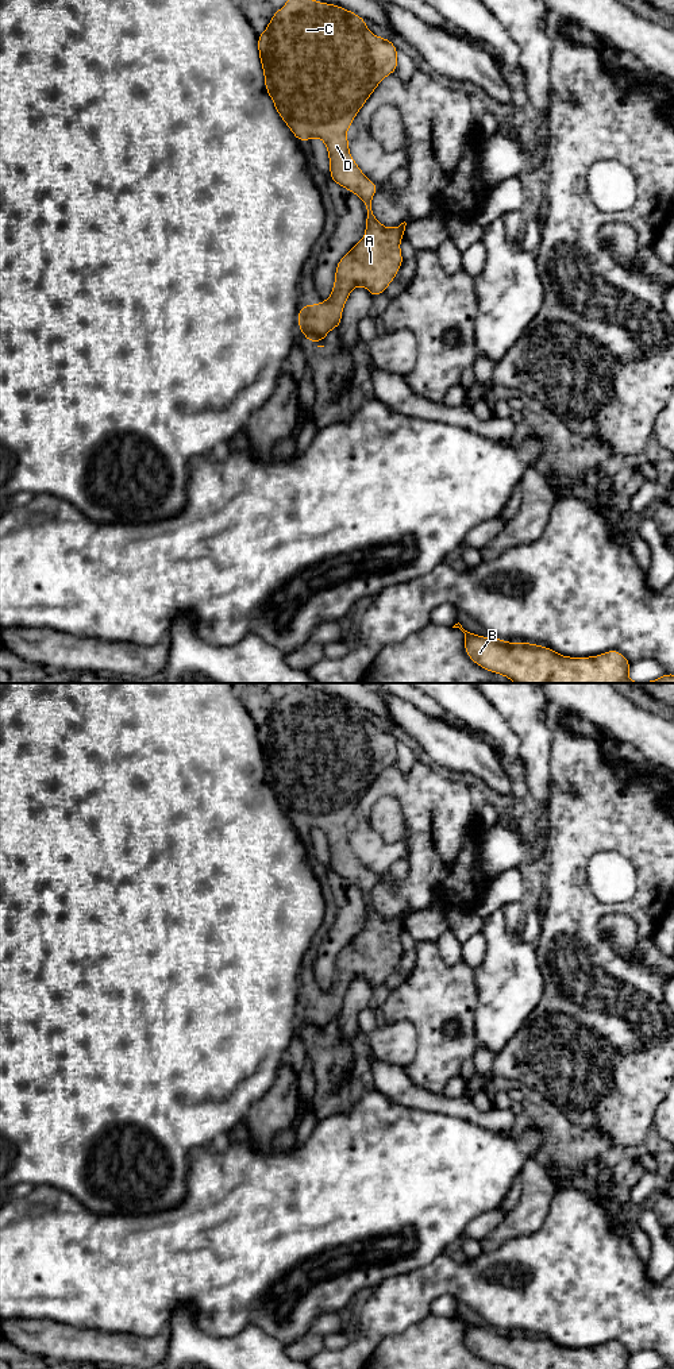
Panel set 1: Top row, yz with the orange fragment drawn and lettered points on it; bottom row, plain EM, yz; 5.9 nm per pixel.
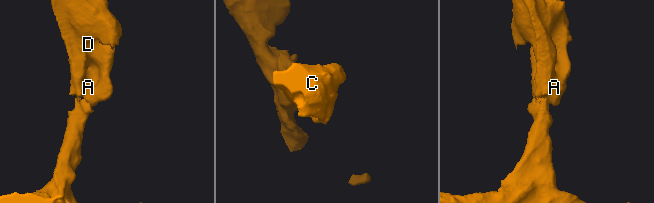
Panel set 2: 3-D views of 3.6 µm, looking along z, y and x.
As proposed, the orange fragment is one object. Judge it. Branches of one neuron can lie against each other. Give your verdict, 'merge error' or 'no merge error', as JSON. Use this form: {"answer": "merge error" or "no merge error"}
{"answer": "no merge error"}

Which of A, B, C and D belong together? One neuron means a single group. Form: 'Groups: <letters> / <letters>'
Groups: A B C D

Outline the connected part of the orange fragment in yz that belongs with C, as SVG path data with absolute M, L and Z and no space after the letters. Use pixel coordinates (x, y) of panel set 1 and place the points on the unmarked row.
M290 684L258 728L258 743L266 782L281 810L299 833L320 829L326 834L332 872L358 886L367 901L365 926L338 953L330 990L321 995L304 996L299 1002L300 1022L308 1033L317 1034L340 1017L342 1002L354 979L365 977L373 988L380 987L404 953L400 933L407 914L388 919L375 910L371 890L378 879L353 851L347 832L347 821L358 802L378 775L397 761L397 740L389 730L370 724L365 710L357 705Z

